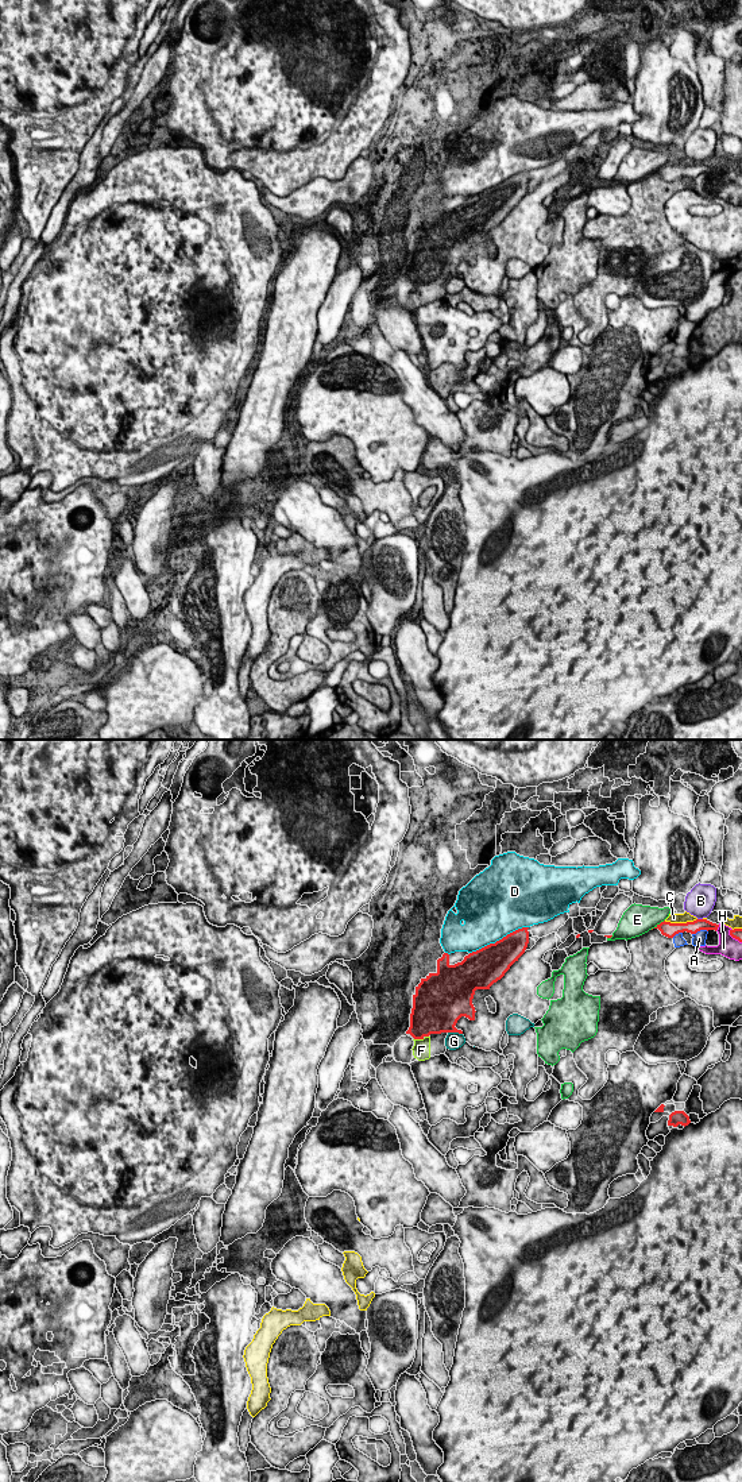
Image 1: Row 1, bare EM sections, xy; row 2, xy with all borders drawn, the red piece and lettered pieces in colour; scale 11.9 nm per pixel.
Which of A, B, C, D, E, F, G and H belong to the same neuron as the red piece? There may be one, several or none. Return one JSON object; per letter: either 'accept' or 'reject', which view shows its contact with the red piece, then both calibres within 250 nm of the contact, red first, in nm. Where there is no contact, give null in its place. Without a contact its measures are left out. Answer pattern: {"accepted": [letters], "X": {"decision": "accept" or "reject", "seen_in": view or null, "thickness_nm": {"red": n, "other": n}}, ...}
{"accepted": ["F"], "A": {"decision": "reject", "seen_in": "xy", "thickness_nm": {"red": 140, "other": 160}}, "B": {"decision": "reject", "seen_in": "xy", "thickness_nm": {"red": 140, "other": 340}}, "C": {"decision": "reject", "seen_in": "xy", "thickness_nm": {"red": 170, "other": 130}}, "D": {"decision": "reject", "seen_in": "xy", "thickness_nm": {"red": 400, "other": 480}}, "E": {"decision": "reject", "seen_in": "xy", "thickness_nm": {"red": 170, "other": 360}}, "F": {"decision": "accept", "seen_in": "xy", "thickness_nm": {"red": 400, "other": 220}}, "G": {"decision": "reject", "seen_in": "xy", "thickness_nm": {"red": 400, "other": 200}}, "H": {"decision": "reject", "seen_in": "xy", "thickness_nm": {"red": 140, "other": 200}}}

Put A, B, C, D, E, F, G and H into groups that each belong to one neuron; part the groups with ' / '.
A H / B / C / D / E / F / G

